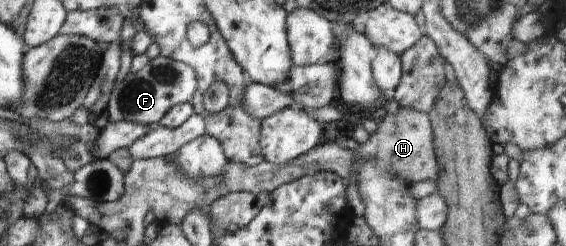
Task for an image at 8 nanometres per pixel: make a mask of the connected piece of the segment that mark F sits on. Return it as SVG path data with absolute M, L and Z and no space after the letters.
M159 55L137 71L130 71L123 81L114 85L106 107L106 115L110 123L115 124L121 121L140 123L149 126L152 123L159 123L164 114L175 105L189 102L197 88L197 79L194 69L185 63L171 60Z

